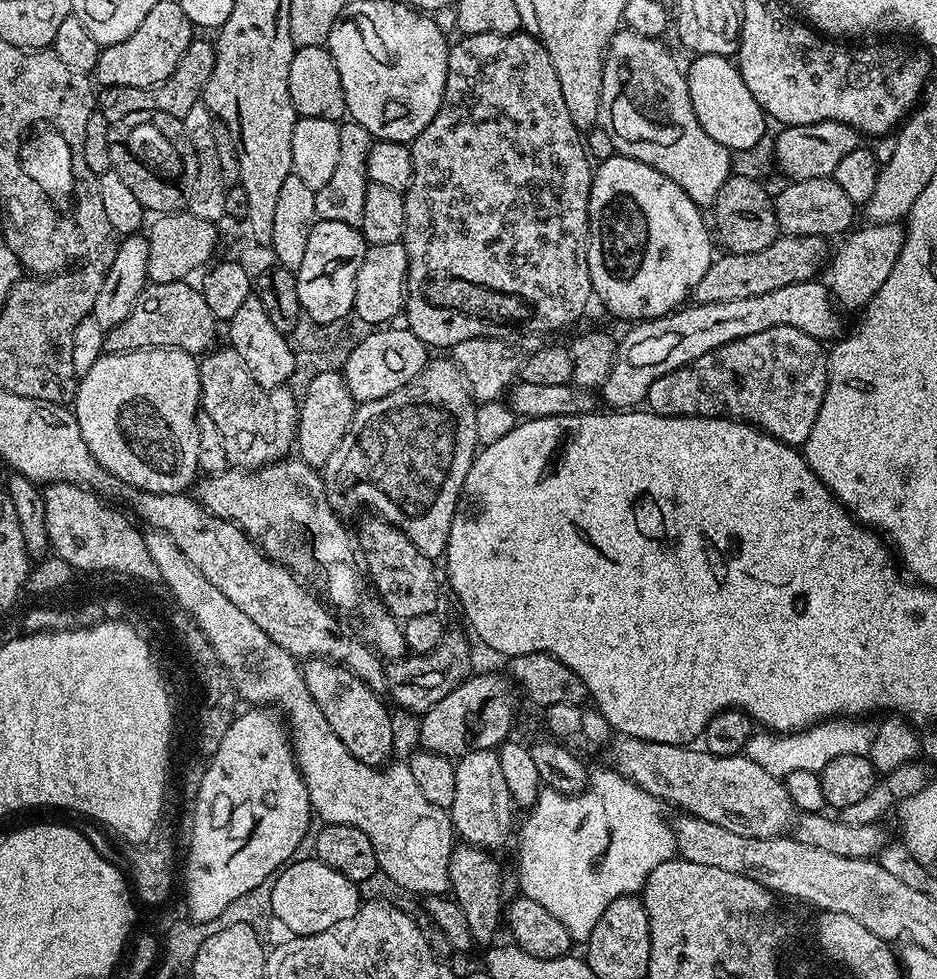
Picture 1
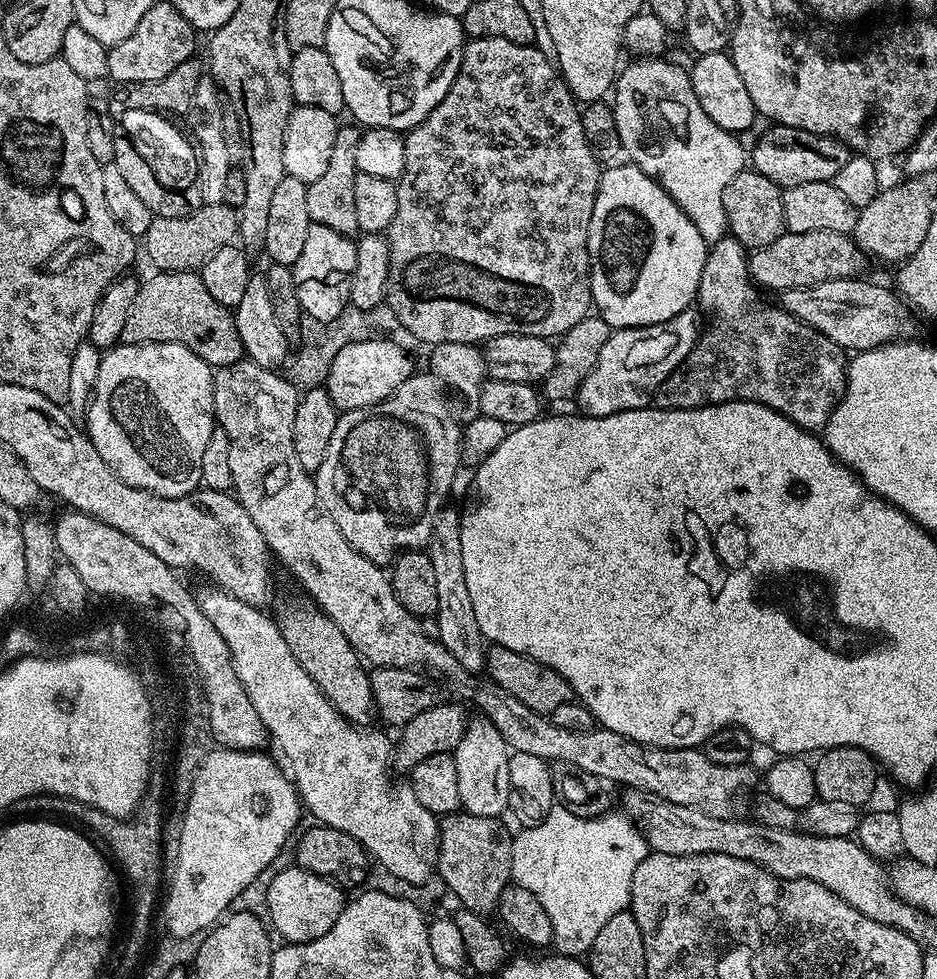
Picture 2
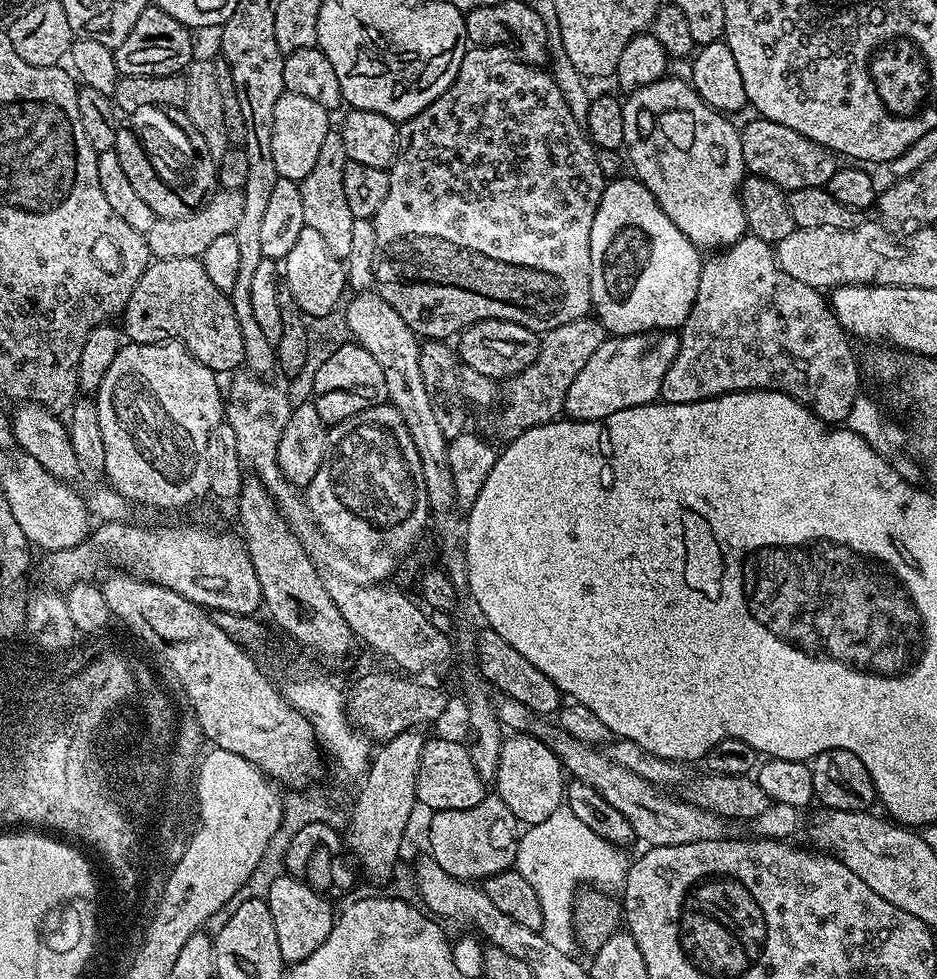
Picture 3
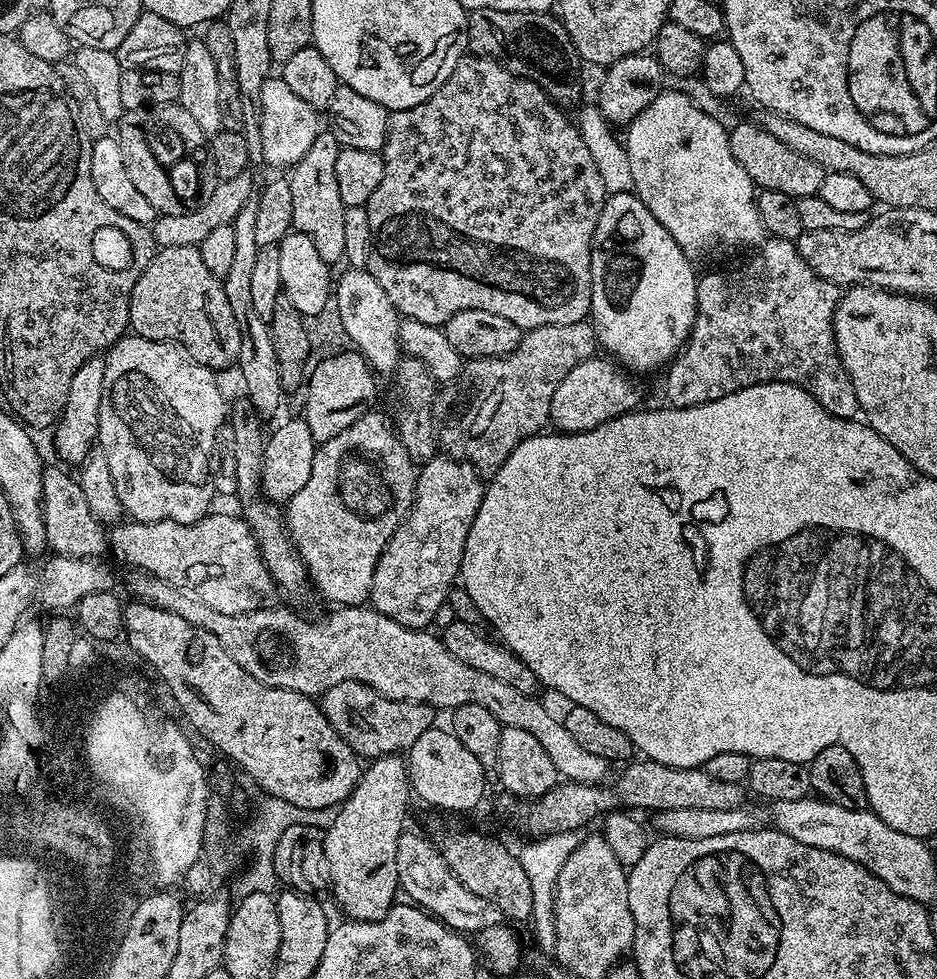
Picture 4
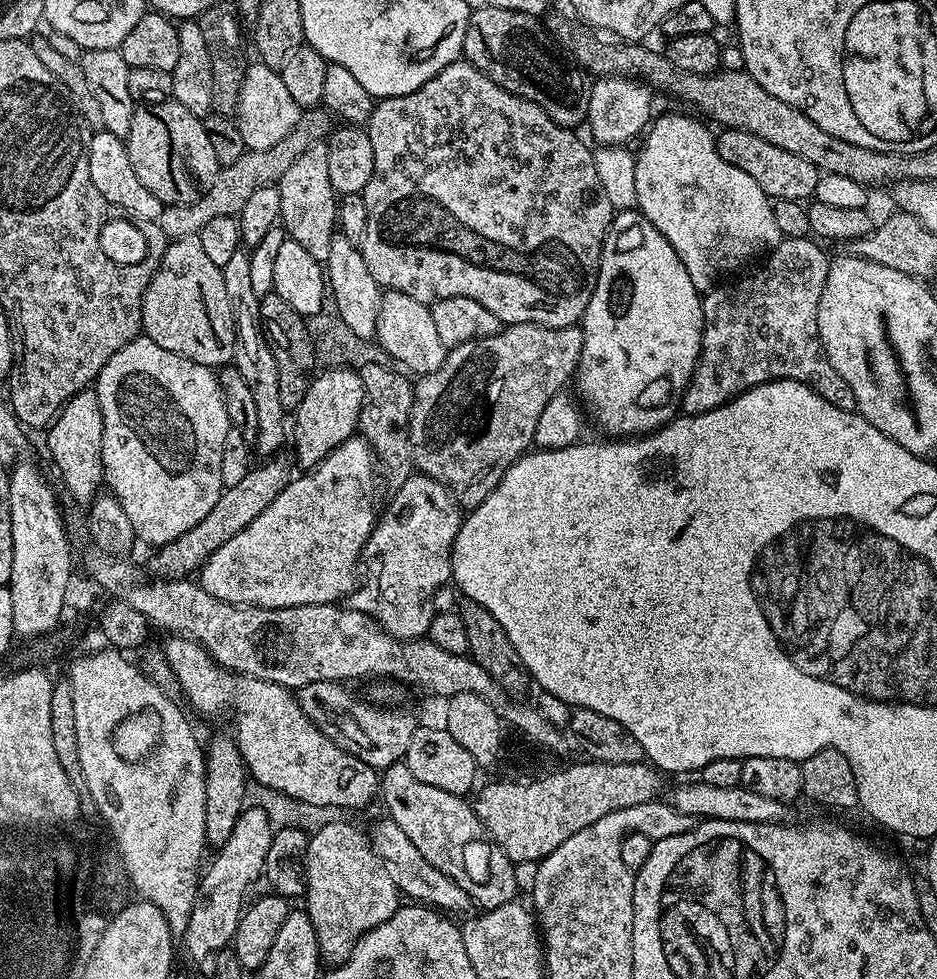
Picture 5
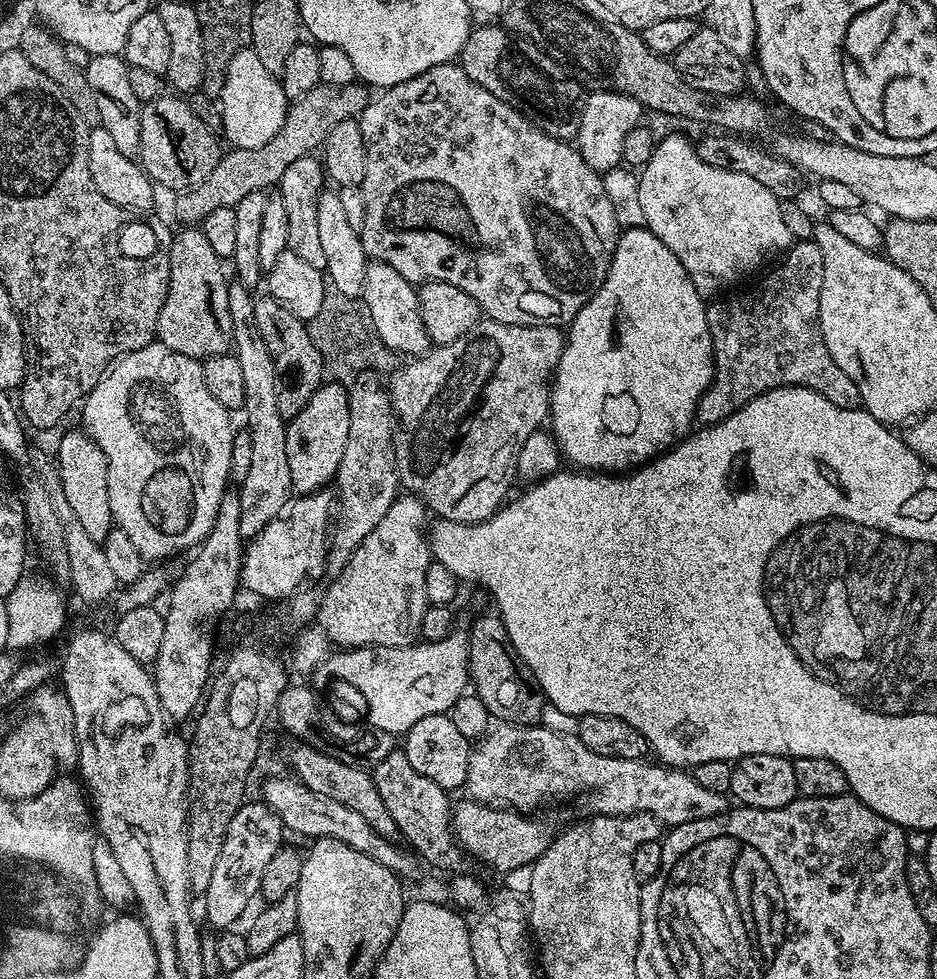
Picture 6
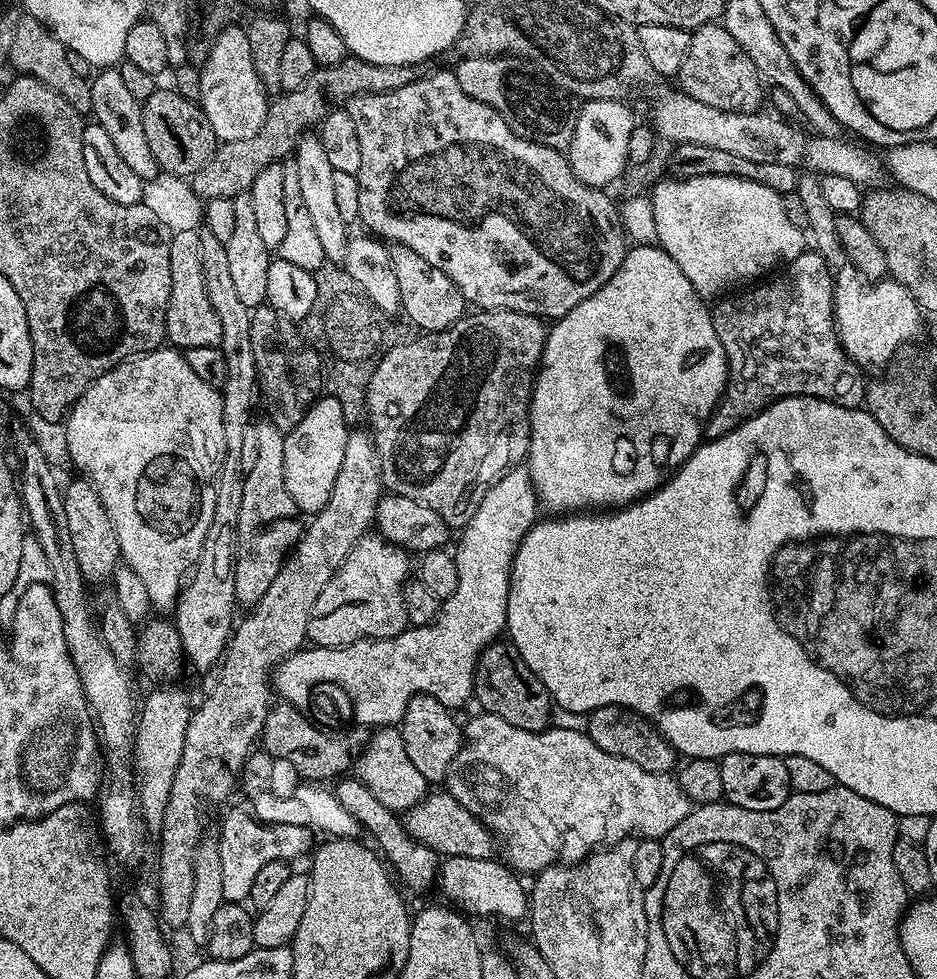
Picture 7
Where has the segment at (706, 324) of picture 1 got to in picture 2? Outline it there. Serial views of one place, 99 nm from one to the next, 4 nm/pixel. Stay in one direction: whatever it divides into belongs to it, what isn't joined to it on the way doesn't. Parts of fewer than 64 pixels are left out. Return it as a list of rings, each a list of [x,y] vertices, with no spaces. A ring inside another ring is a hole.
[[[864,278],[818,282],[805,288],[786,288],[779,293],[778,304],[794,318],[818,330],[818,334],[826,334],[830,342],[848,354],[909,339],[913,335],[913,313],[909,305],[891,287],[883,288],[880,284],[860,279]],[[692,310],[654,326],[615,329],[609,335],[606,346],[602,346],[602,354],[598,354],[594,370],[586,374],[582,386],[576,391],[574,404],[580,407],[577,409],[585,416],[609,416],[649,407],[662,382],[666,382],[668,375],[684,361],[686,354],[690,354],[700,339],[701,331],[701,317]]]

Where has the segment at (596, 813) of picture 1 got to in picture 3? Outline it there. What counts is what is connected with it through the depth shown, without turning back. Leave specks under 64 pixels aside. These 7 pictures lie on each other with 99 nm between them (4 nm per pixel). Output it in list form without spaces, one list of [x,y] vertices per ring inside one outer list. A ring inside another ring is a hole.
[[[559,810],[546,821],[523,829],[514,868],[522,874],[522,878],[526,878],[526,882],[530,882],[534,894],[538,894],[538,902],[542,906],[542,926],[539,930],[542,938],[562,950],[562,954],[573,954],[578,948],[572,925],[576,884],[595,886],[600,890],[623,889],[630,863],[630,856],[624,852],[627,851],[623,847],[606,842],[606,838],[598,838],[594,830],[578,822],[578,818],[567,810]]]

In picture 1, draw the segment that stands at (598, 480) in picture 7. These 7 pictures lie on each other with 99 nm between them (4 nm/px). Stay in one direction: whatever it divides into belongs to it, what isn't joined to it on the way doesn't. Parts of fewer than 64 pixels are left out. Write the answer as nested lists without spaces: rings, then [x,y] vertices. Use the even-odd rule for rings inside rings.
[[[615,154],[608,160],[599,161],[592,173],[590,202],[588,203],[588,269],[590,270],[595,299],[597,301],[600,299],[618,319],[628,320],[627,322],[653,320],[659,316],[666,316],[669,312],[674,312],[681,307],[691,297],[692,292],[698,286],[698,281],[702,278],[702,274],[706,274],[706,270],[712,265],[714,259],[714,251],[712,252],[714,236],[709,225],[708,228],[704,225],[704,216],[700,212],[703,211],[687,196],[682,190],[682,186],[670,182],[670,178],[666,178],[666,174],[658,174],[658,170],[646,166],[646,162],[638,162],[634,158],[619,154]]]

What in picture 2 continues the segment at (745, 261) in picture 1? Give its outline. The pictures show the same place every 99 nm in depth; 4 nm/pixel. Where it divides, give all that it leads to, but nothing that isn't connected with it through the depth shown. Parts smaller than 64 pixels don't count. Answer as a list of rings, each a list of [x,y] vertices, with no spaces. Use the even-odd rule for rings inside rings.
[[[785,231],[770,246],[755,249],[748,258],[748,274],[752,283],[764,288],[805,288],[818,282],[846,280],[855,277],[864,268],[866,257],[856,246],[851,235],[843,232],[811,232],[794,234]]]

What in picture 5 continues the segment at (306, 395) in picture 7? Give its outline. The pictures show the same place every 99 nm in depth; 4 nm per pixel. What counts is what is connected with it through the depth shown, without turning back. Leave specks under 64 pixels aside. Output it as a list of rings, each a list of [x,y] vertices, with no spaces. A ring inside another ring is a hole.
[[[271,291],[260,297],[260,327],[264,329],[274,362],[278,362],[278,398],[282,398],[282,406],[286,410],[294,410],[302,398],[306,398],[306,390],[312,385],[318,368],[305,317],[300,316],[290,302],[285,302],[278,293]]]

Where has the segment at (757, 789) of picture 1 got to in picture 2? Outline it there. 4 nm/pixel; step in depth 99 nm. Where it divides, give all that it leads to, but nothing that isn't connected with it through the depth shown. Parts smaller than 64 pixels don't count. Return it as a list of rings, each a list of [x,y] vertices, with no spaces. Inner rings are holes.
[[[487,678],[478,680],[471,703],[478,706],[483,717],[506,738],[513,753],[525,752],[547,762],[570,762],[570,766],[578,766],[578,770],[586,770],[586,774],[594,774],[609,785],[646,790],[658,794],[658,798],[666,798],[666,802],[678,802],[678,806],[690,806],[714,818],[729,819],[740,799],[758,784],[758,776],[751,772],[748,764],[718,766],[718,762],[710,762],[700,748],[651,748],[599,726],[587,732],[562,730],[554,726],[545,713],[530,710],[530,706],[518,702],[518,698],[510,698],[502,686]]]

